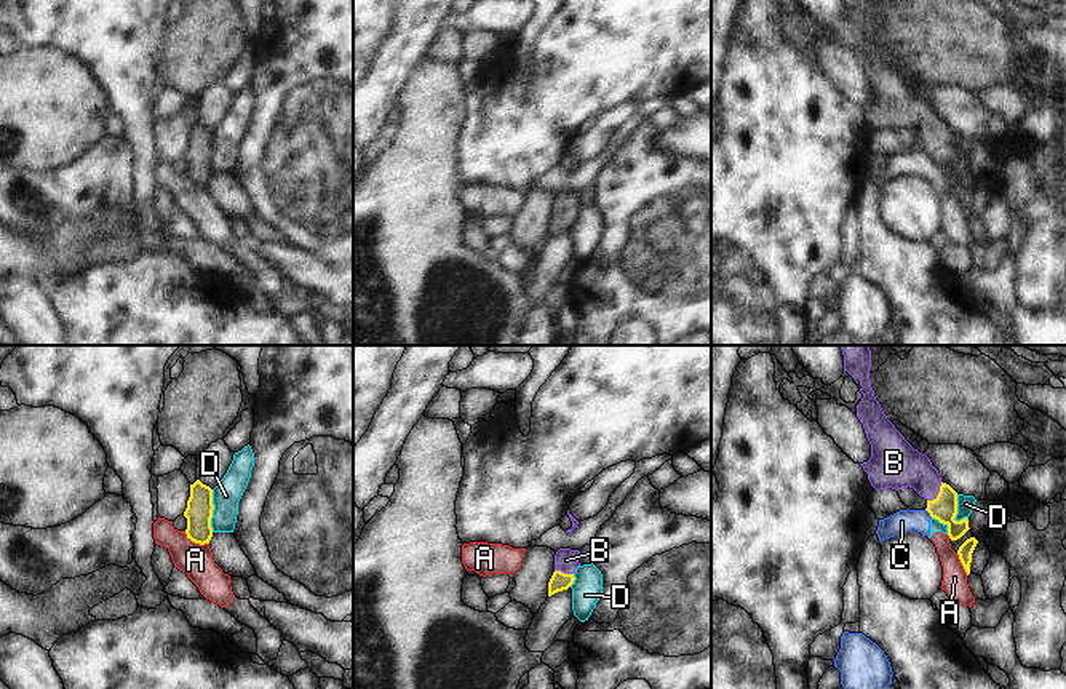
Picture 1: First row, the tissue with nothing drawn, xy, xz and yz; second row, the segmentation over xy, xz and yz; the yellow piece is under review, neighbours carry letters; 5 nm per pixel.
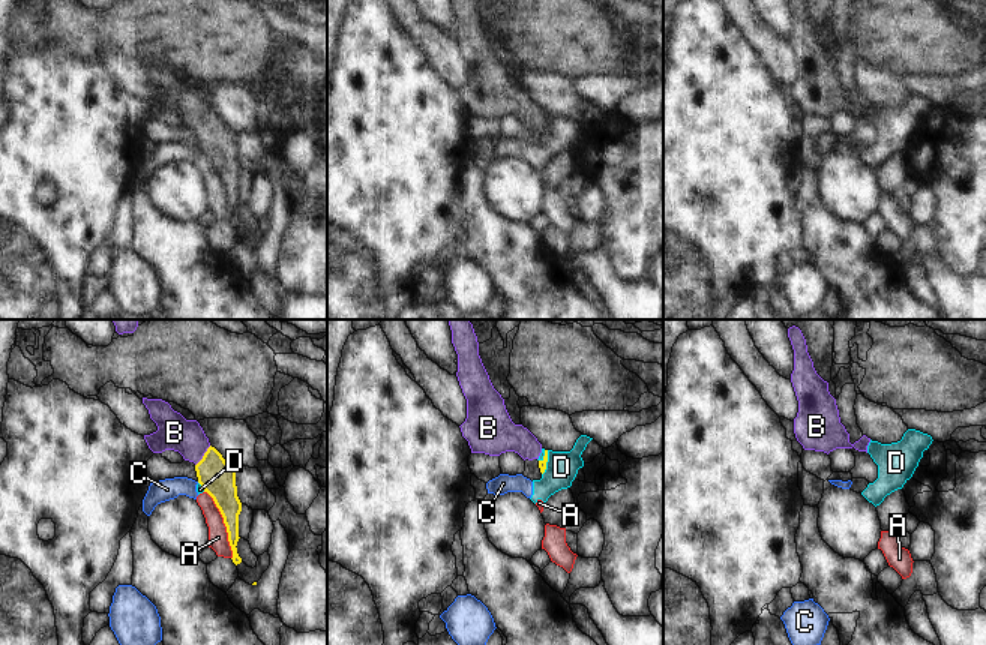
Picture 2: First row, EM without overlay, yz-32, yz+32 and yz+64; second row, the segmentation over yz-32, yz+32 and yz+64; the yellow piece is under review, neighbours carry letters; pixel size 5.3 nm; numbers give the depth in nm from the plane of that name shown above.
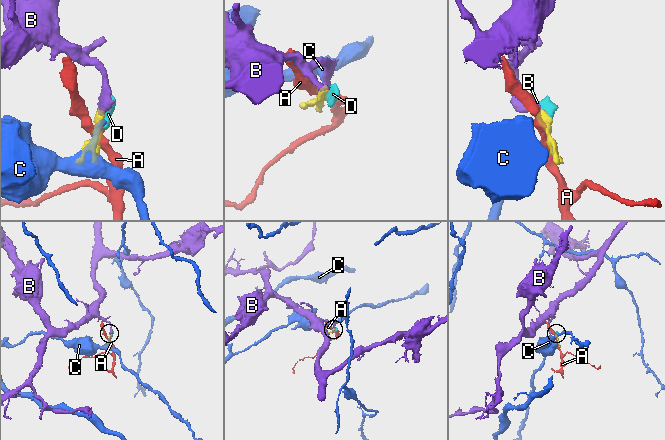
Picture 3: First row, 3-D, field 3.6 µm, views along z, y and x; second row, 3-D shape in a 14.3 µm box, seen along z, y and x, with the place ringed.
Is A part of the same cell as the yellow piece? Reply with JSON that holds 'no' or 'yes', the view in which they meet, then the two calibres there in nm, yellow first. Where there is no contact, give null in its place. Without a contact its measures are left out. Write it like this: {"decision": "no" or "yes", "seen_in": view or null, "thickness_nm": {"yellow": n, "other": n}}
{"decision": "no", "seen_in": "xy", "thickness_nm": {"yellow": 140, "other": 170}}

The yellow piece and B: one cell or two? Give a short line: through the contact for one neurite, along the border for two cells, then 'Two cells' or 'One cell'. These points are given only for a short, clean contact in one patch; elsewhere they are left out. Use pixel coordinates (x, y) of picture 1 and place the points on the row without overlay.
Line: yz (943, 151), (938, 135), (913, 111), (897, 107). One cell

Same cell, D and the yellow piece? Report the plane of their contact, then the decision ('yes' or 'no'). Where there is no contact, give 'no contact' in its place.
meets yellow in xy; no

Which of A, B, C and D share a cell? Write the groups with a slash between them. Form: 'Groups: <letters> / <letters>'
Groups: A / B / C D

